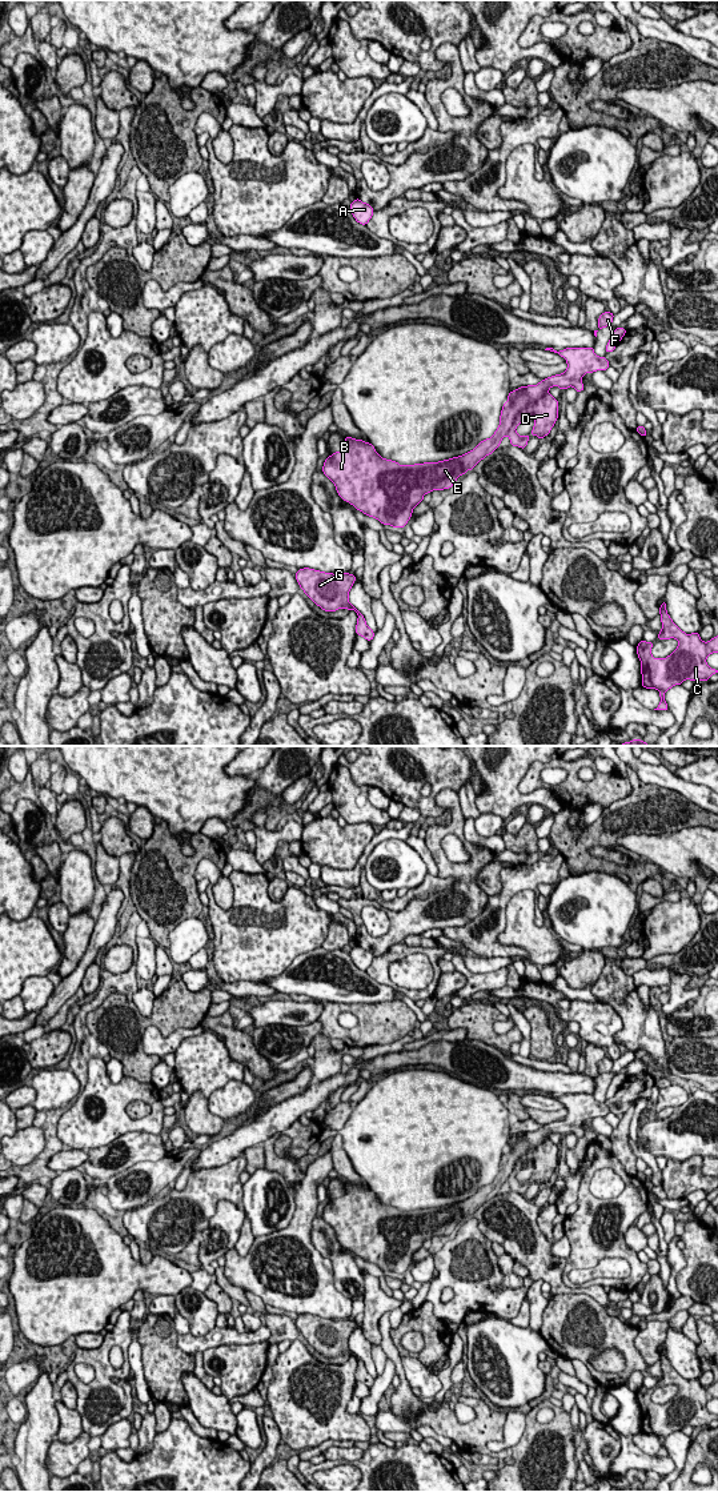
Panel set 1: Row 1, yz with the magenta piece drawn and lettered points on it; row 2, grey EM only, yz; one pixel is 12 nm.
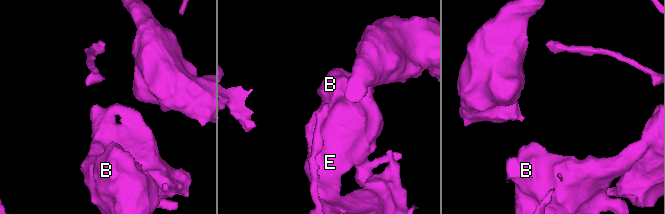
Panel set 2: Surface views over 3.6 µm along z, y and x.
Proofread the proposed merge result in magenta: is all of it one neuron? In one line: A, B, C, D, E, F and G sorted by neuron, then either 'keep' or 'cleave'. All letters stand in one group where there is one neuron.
A B E F / C D G | cleave

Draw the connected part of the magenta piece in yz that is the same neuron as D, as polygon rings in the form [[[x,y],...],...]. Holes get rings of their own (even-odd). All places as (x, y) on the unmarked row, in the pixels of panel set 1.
[[[550,1139],[545,1140],[542,1144],[536,1147],[534,1150],[529,1150],[529,1152],[521,1156],[513,1172],[508,1178],[508,1183],[510,1186],[510,1191],[525,1195],[528,1187],[532,1182],[537,1182],[539,1186],[543,1186],[554,1172],[558,1166],[558,1147]],[[526,1164],[534,1164],[534,1172],[529,1182],[520,1182],[516,1175],[517,1172]]]

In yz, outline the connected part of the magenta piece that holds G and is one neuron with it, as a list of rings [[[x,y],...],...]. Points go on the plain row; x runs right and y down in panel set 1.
[[[304,1313],[298,1315],[294,1323],[309,1345],[322,1356],[328,1359],[338,1355],[354,1356],[358,1361],[356,1380],[369,1388],[373,1385],[374,1377],[366,1371],[365,1363],[349,1348],[349,1337],[356,1328],[354,1320],[333,1320]]]

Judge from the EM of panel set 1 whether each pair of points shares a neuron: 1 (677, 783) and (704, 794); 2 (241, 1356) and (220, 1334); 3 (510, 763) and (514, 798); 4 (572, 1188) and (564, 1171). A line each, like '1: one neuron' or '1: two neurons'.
1: one neuron
2: two neurons
3: one neuron
4: one neuron

